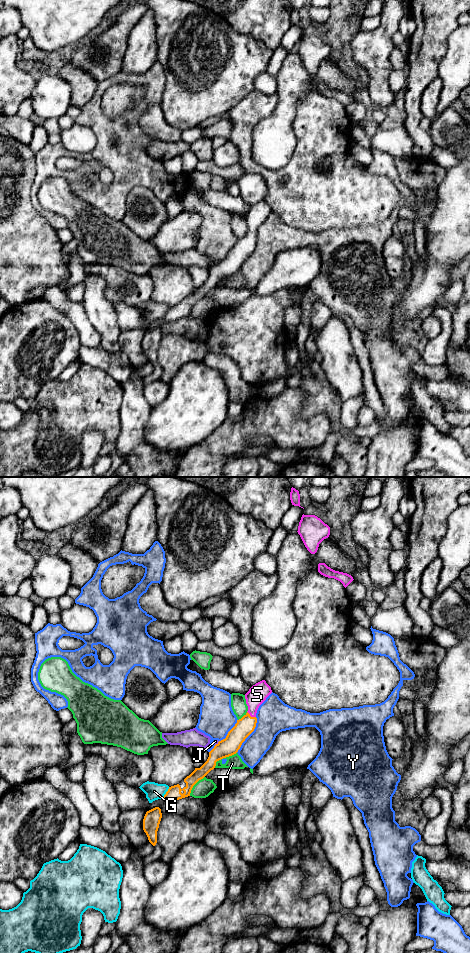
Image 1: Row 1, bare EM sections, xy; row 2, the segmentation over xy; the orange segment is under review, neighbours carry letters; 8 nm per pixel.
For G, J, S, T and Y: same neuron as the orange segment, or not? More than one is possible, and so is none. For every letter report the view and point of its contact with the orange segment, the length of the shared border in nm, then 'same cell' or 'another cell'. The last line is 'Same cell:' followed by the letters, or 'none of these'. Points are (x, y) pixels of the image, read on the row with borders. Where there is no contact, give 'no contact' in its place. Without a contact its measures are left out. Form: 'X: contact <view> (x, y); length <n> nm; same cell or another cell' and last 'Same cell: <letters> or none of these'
G: contact xy (166, 793); length 120 nm; another cell
J: contact xy (218, 743); length 50 nm; another cell
S: contact xy (250, 716); length 90 nm; same cell
T: contact xy (223, 757); length 220 nm; another cell
Y: contact xy (249, 734); length 340 nm; another cell
Same cell: S

